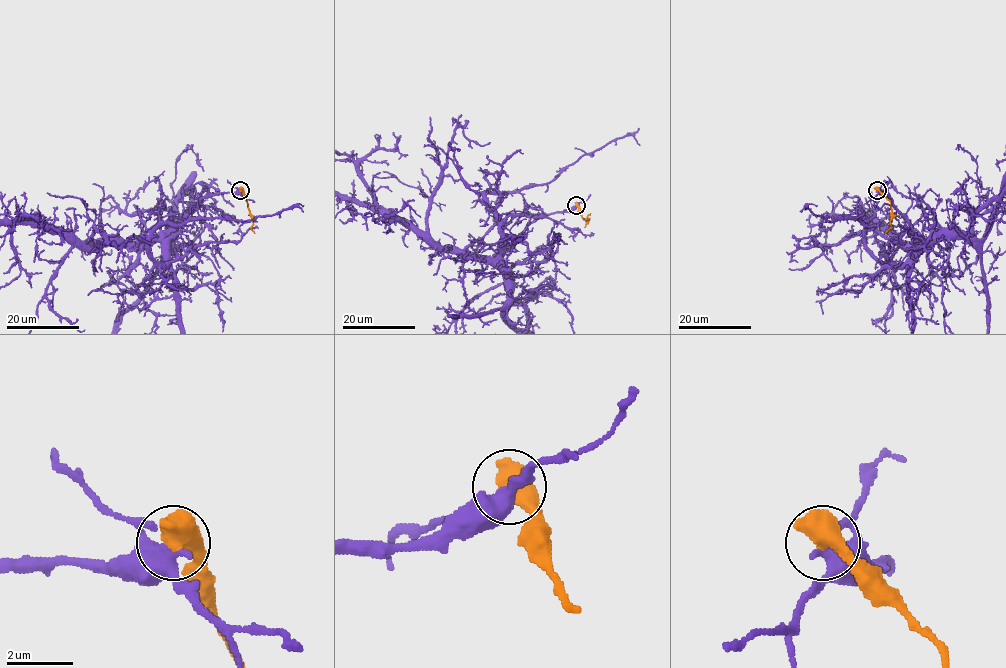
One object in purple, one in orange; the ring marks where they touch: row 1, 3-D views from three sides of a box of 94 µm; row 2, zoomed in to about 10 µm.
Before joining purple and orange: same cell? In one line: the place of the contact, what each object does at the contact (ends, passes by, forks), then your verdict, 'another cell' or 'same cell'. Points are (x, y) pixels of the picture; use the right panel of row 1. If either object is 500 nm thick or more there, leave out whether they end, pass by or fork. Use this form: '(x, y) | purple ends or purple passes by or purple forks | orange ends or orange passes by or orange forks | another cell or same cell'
(877, 190) | another cell

